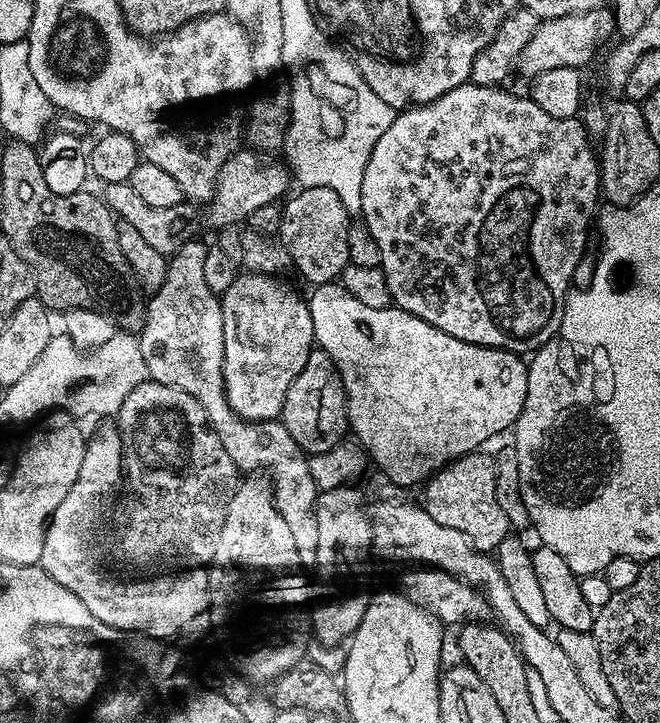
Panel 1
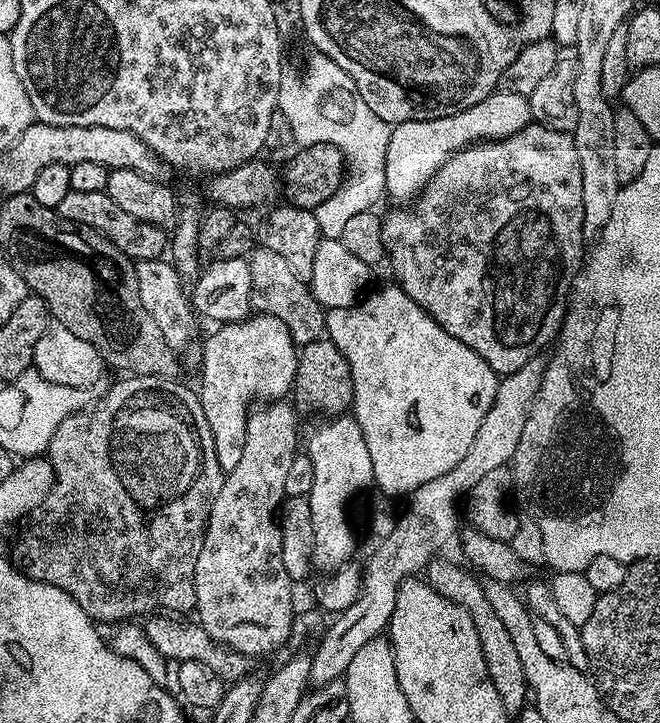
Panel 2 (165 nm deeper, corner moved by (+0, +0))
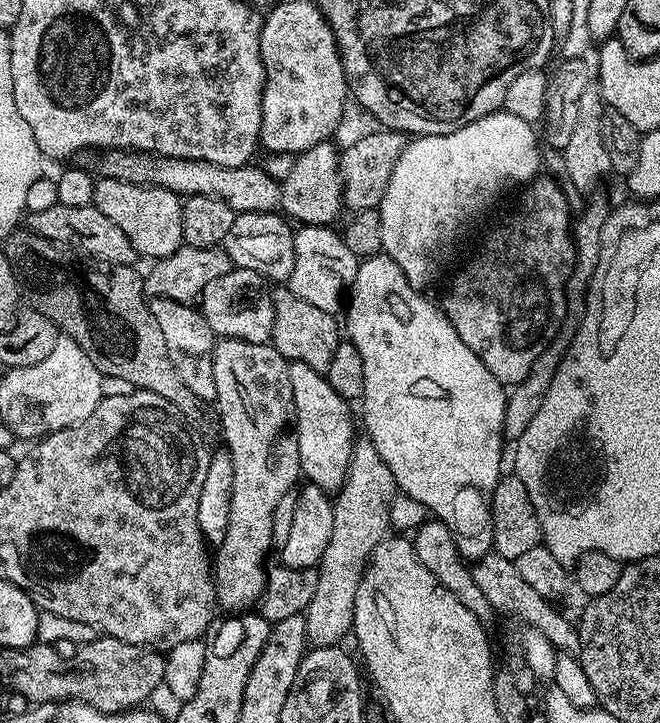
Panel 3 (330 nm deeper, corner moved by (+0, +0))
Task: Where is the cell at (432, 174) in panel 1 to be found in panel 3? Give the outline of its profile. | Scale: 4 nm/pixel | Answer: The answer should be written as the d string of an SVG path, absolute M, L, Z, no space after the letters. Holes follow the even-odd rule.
M537 178L523 189L524 201L520 213L505 226L472 261L465 272L452 280L452 289L442 301L448 321L458 330L458 338L482 358L482 362L505 386L521 384L530 374L532 364L542 355L560 332L568 311L564 287L576 261L576 243L573 240L574 216L568 213L568 196L552 178Z

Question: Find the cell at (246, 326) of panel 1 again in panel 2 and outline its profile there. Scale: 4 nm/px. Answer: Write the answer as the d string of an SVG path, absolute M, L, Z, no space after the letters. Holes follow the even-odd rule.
M253 314L247 320L234 324L222 324L216 333L204 344L204 353L200 356L200 405L210 425L211 437L214 438L215 454L219 466L227 474L238 466L246 442L246 422L248 413L257 402L275 402L287 397L293 391L298 366L298 346L290 338L290 330L278 322L278 318Z

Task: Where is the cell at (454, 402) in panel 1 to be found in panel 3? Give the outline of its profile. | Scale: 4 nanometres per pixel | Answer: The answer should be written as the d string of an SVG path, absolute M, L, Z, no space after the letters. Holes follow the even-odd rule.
M370 256L360 260L360 265L356 271L356 277L352 283L350 291L346 296L346 313L348 312L348 328L346 324L346 336L352 345L362 354L362 370L366 370L366 386L362 397L364 404L364 428L366 439L374 442L374 450L382 454L382 462L390 466L390 474L394 474L394 482L401 493L409 495L417 502L422 502L428 508L429 513L438 519L452 531L456 537L456 545L460 551L460 557L465 562L475 562L490 550L490 533L492 530L492 491L496 483L500 481L502 469L500 469L500 459L504 456L504 444L506 437L504 433L504 419L506 418L507 395L505 385L490 374L488 367L458 338L458 330L448 321L448 315L443 307L431 304L417 289L406 282L406 274L388 256Z

